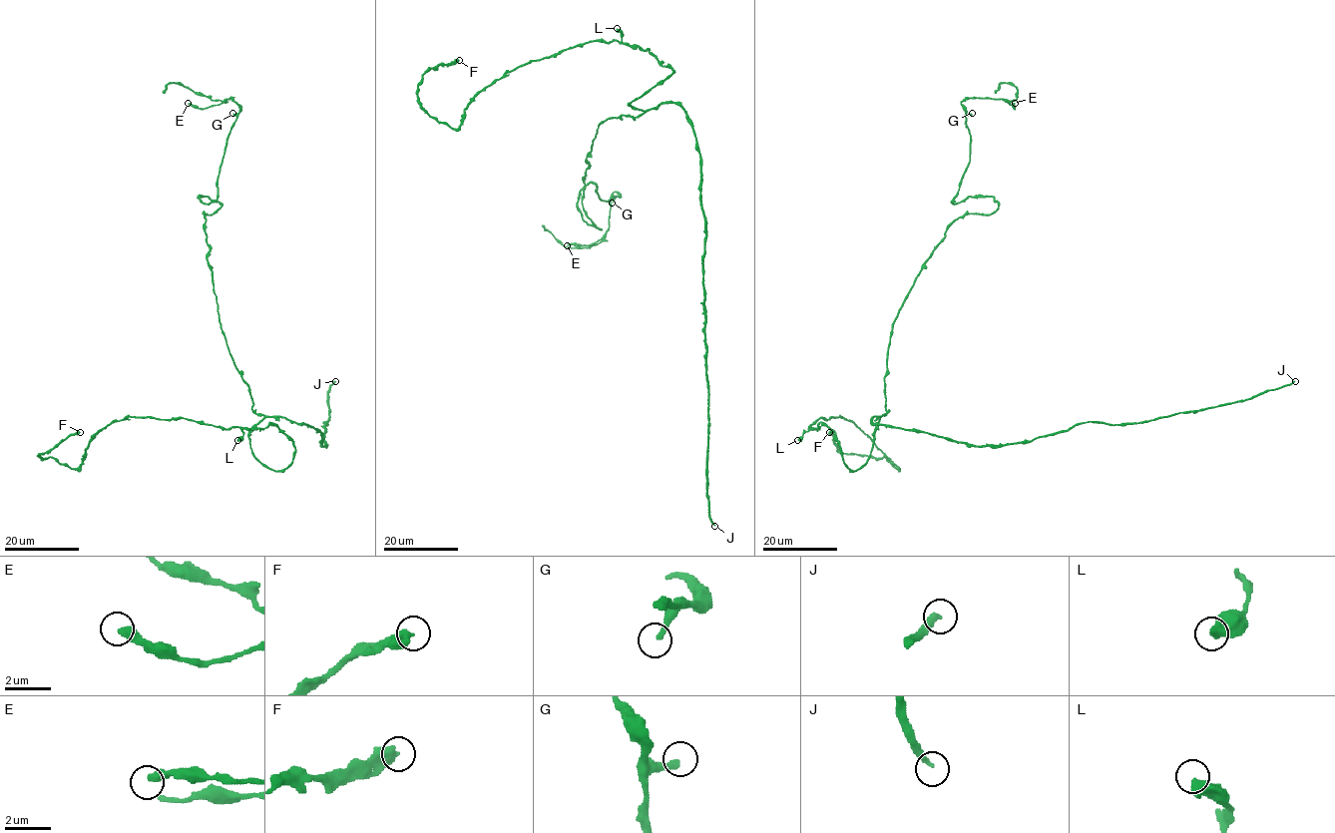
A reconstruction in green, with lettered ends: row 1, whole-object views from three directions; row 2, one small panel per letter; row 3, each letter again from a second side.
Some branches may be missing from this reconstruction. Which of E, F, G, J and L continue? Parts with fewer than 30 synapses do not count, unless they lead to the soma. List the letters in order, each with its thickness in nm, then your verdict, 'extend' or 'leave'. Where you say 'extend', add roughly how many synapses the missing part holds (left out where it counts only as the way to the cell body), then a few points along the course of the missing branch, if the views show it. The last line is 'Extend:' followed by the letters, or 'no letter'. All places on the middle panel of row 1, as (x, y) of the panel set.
E: 400 nm | leave
F: 500 nm | leave
G: 260 nm | leave
J: 240 nm | extend | 140 syn
L: 550 nm | leave
Extend: J

